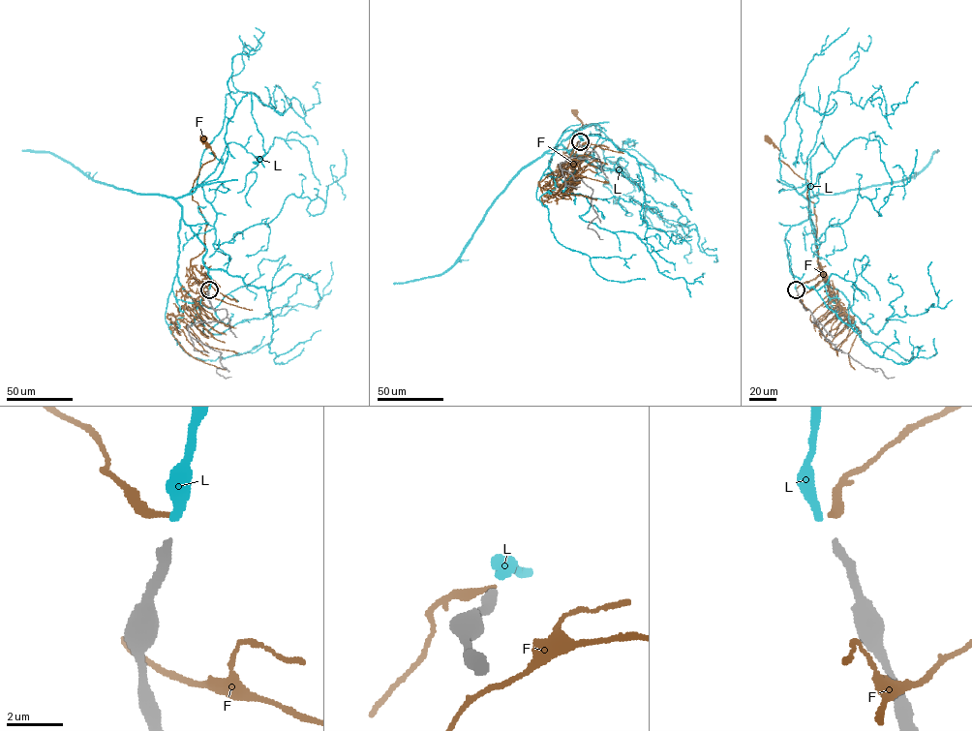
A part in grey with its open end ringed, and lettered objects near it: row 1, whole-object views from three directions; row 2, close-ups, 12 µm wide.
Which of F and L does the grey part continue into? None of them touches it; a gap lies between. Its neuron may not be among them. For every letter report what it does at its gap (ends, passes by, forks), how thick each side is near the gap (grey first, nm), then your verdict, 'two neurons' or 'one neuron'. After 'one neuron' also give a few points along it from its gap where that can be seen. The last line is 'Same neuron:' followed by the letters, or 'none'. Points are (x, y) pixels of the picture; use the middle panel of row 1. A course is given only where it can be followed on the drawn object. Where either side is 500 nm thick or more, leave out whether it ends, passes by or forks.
F: it ends | 320/280 nm | two neurons
L: it ends | 320/340 nm | one neuron | via (580, 140), (568, 130), (547, 152), (561, 144), (587, 155), (676, 207), (714, 260)
Same neuron: L

